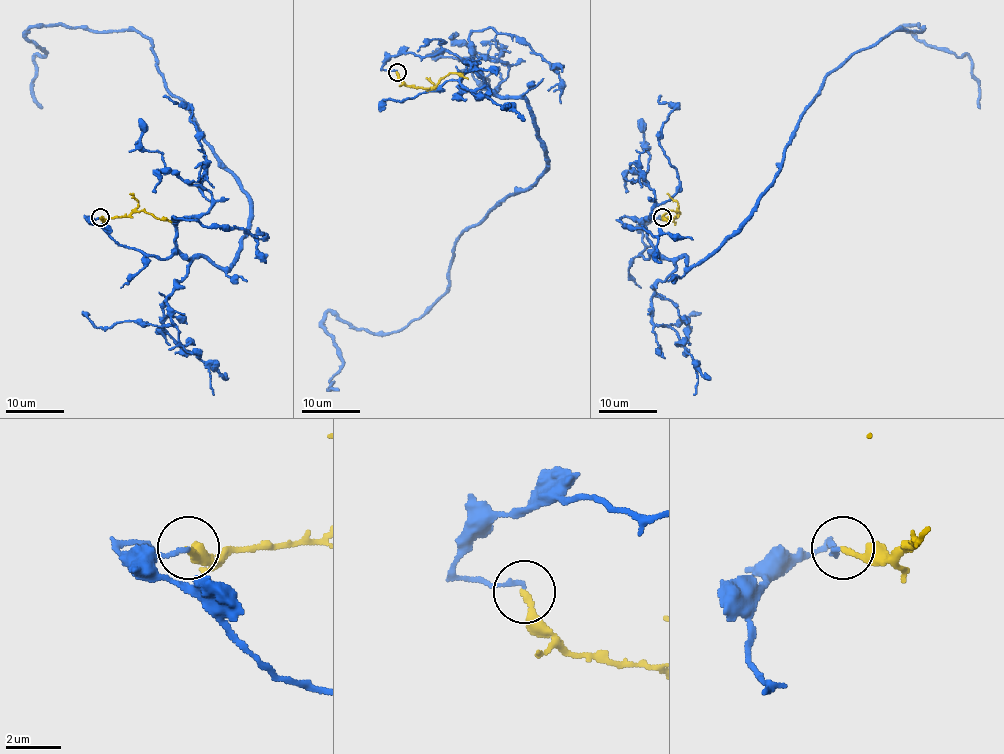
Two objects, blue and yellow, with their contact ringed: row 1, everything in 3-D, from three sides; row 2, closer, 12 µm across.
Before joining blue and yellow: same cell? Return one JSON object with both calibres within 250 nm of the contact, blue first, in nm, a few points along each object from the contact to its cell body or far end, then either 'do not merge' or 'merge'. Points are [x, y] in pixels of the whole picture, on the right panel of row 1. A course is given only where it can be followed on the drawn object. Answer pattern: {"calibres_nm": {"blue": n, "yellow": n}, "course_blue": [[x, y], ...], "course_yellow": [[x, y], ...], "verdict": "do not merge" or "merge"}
{"calibres_nm": {"blue": 150, "yellow": 200}, "course_blue": [[661, 218], [645, 224], [645, 259], [708, 259], [824, 79], [922, 30], [900, 26], [968, 55], [979, 108]], "course_yellow": [[661, 218], [675, 218], [679, 213], [669, 210], [663, 216], [669, 222]], "verdict": "do not merge"}

